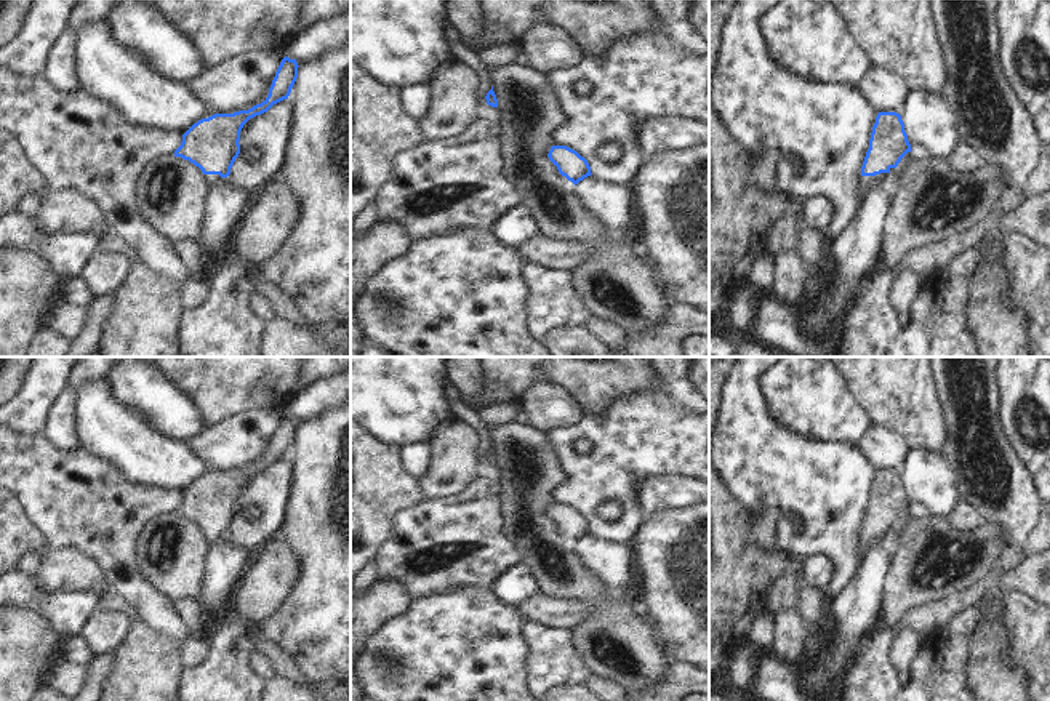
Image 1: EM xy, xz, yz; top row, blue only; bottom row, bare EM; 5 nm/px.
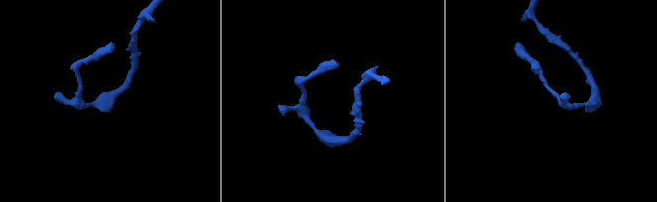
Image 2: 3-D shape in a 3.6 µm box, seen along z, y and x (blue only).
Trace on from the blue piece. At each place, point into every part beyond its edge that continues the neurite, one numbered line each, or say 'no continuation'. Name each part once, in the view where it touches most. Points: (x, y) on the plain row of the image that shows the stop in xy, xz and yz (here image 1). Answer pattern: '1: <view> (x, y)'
1: yz (868, 541).

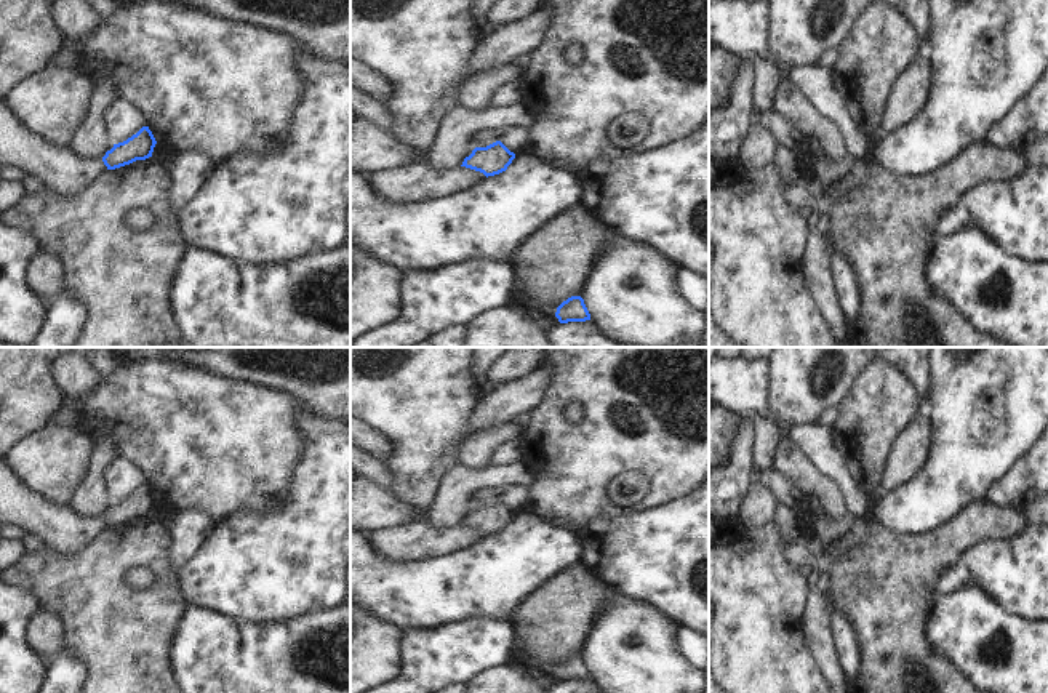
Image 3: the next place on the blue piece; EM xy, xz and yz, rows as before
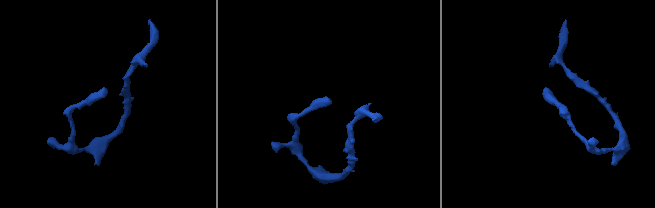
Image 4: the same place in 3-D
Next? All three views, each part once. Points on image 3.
no continuation.

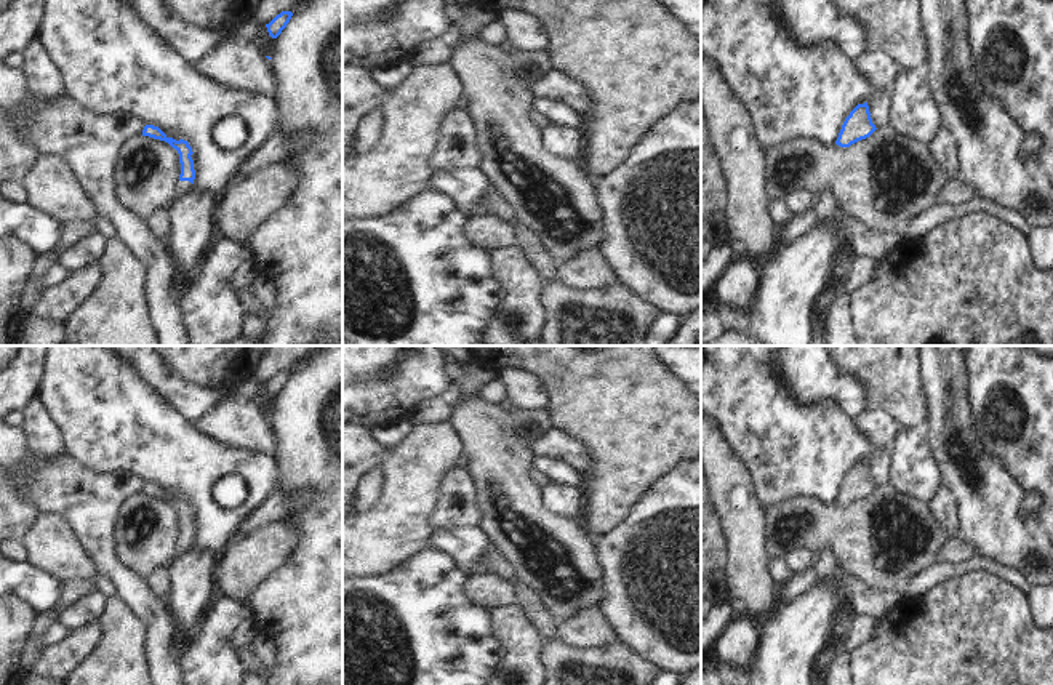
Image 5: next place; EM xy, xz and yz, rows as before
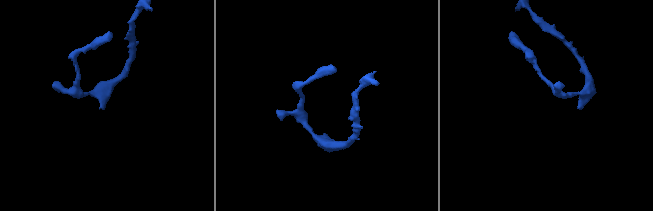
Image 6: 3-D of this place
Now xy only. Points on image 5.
1: xy (160, 581).

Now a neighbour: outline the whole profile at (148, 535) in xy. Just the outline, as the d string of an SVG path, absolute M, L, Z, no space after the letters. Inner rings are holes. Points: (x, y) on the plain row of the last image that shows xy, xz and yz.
M134 495L120 511L117 554L141 578L168 565L179 546L179 512L168 501Z

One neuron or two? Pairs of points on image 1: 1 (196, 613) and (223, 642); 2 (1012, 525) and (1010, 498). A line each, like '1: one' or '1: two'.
1: two
2: one

